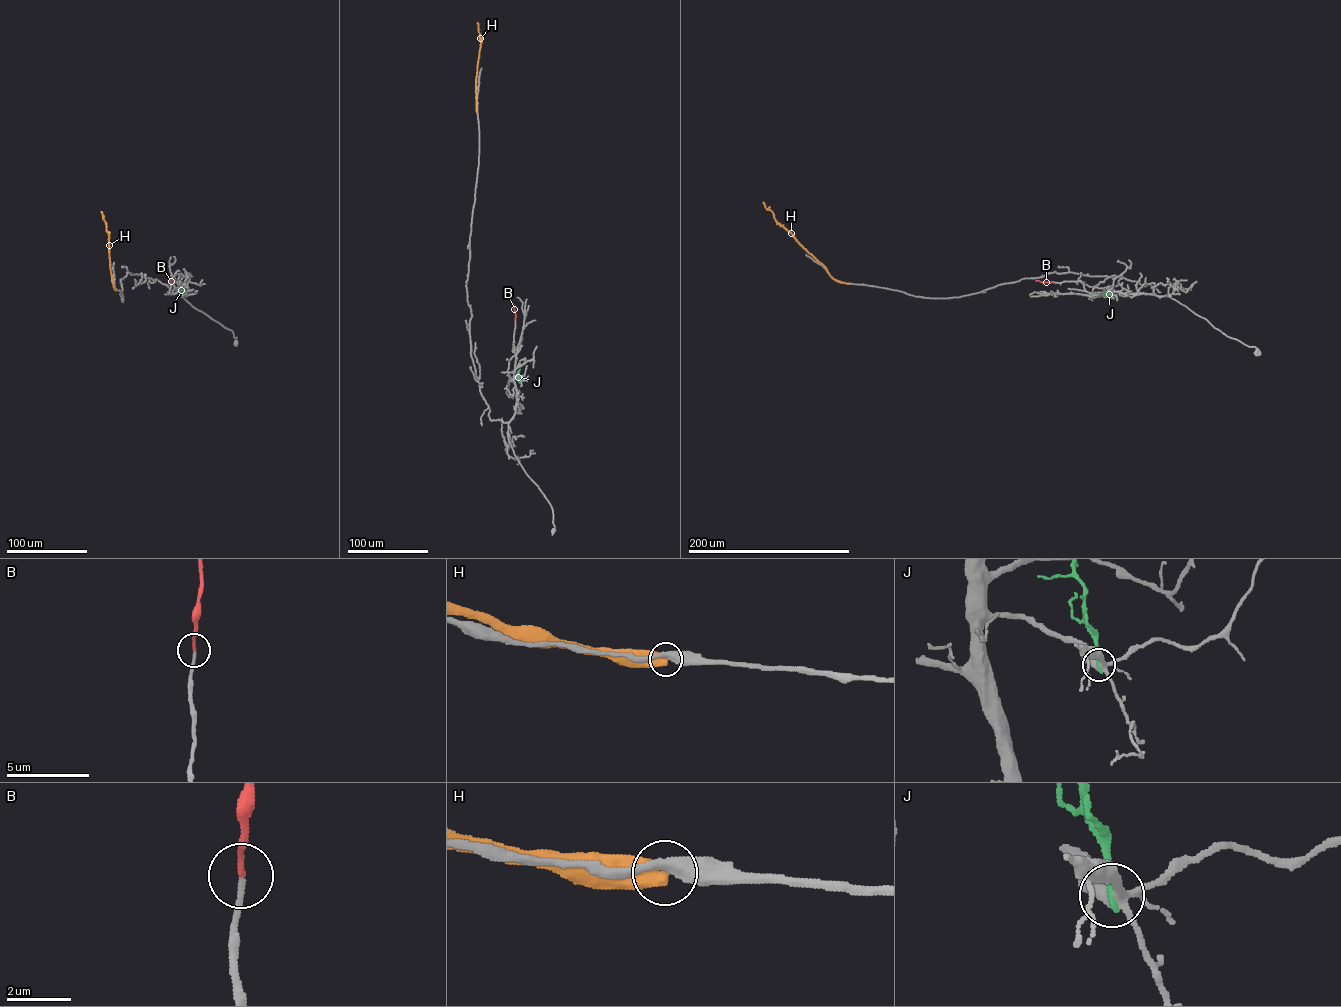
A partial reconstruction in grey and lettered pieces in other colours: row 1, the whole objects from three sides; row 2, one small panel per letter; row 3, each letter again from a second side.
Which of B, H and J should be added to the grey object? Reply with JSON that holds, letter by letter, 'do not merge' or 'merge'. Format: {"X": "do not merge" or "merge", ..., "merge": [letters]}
{"B": "merge", "H": "do not merge", "J": "do not merge", "merge": ["B"]}

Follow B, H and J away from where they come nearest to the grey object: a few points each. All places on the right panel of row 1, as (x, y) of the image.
B: (1052, 281), (1036, 281)
H: (849, 283), (834, 280), (777, 222), (763, 202)
J: (1113, 295), (1101, 294)

